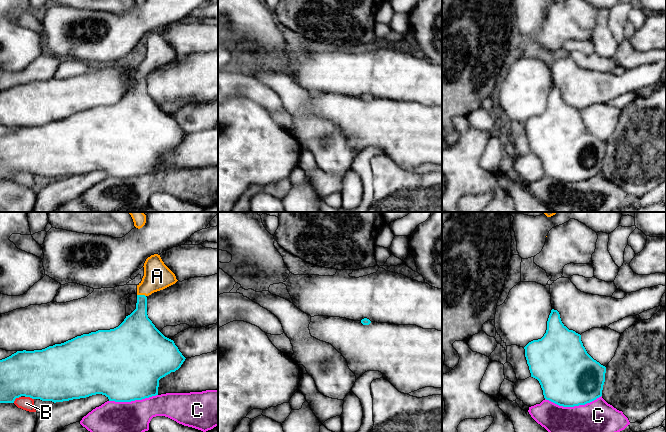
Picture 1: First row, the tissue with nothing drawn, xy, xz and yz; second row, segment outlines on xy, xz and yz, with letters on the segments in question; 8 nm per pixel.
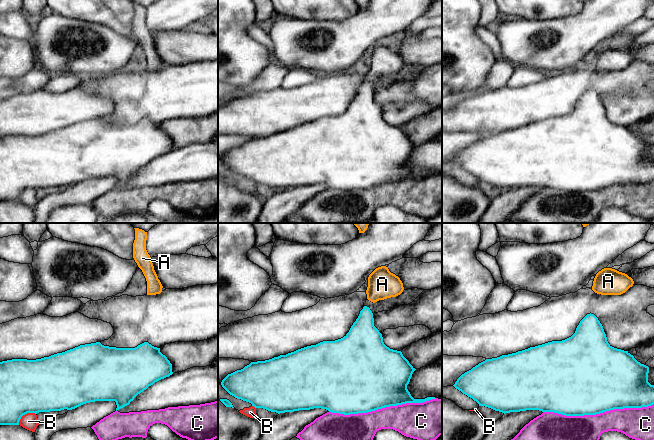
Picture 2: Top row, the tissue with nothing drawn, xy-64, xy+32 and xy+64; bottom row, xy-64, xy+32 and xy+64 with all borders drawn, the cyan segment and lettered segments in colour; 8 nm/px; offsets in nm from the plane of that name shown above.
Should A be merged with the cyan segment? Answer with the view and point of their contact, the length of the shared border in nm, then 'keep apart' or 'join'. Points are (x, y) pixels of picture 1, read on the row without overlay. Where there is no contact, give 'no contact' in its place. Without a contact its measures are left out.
meets cyan in xy at (141, 71); contact 70 nm long; join

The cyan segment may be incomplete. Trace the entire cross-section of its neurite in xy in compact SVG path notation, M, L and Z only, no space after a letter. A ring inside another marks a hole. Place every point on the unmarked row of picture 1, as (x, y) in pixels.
M158 30L148 33L143 43L144 52L137 61L136 85L126 92L118 103L83 110L42 126L17 127L0 136L0 179L14 179L15 175L21 172L56 179L96 170L105 171L109 177L115 178L131 178L158 171L159 156L178 146L186 134L174 117L165 113L148 94L147 73L175 60L178 56Z

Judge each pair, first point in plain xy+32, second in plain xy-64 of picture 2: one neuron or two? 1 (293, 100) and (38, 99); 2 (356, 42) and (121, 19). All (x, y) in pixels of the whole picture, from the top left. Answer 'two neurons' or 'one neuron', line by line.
1: one neuron
2: two neurons

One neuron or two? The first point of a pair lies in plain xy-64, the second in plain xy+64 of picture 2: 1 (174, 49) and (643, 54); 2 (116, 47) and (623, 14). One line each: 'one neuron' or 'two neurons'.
1: one neuron
2: one neuron

